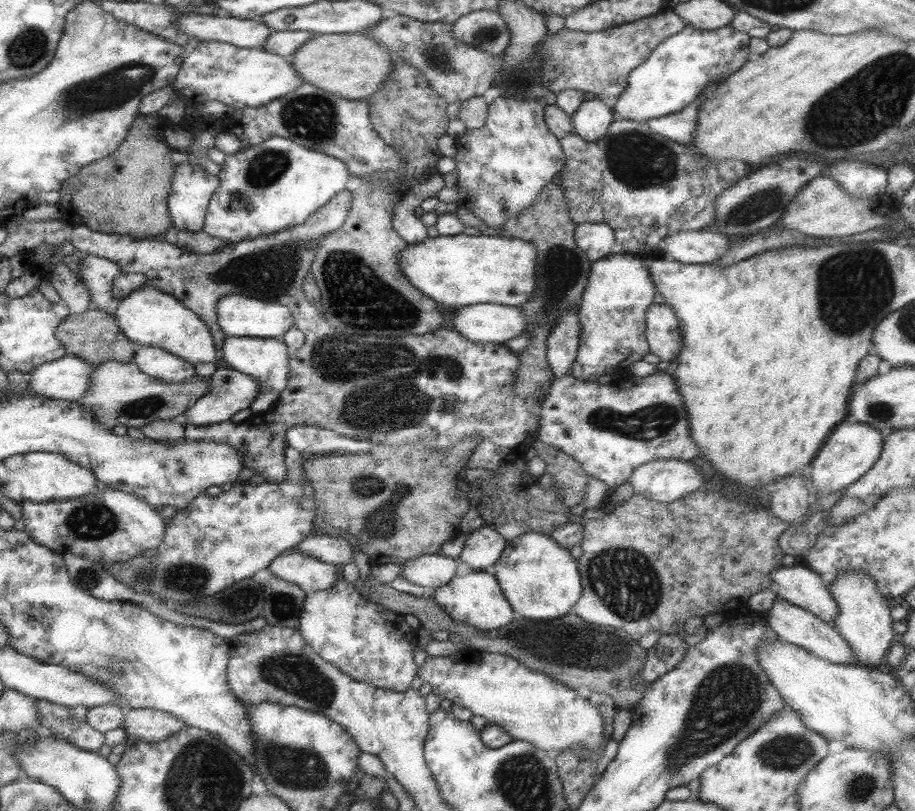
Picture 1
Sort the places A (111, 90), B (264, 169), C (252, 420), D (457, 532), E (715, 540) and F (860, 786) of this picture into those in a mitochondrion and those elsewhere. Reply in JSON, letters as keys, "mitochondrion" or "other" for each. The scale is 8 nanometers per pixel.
{"A":"mitochondrion","B":"mitochondrion","C":"other","D":"other","E":"other","F":"mitochondrion"}

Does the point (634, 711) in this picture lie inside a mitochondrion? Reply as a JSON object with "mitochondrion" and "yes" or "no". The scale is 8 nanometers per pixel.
{"mitochondrion":"no"}

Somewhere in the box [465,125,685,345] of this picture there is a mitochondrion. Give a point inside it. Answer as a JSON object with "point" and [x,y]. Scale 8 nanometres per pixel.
{"point":[636,160]}

